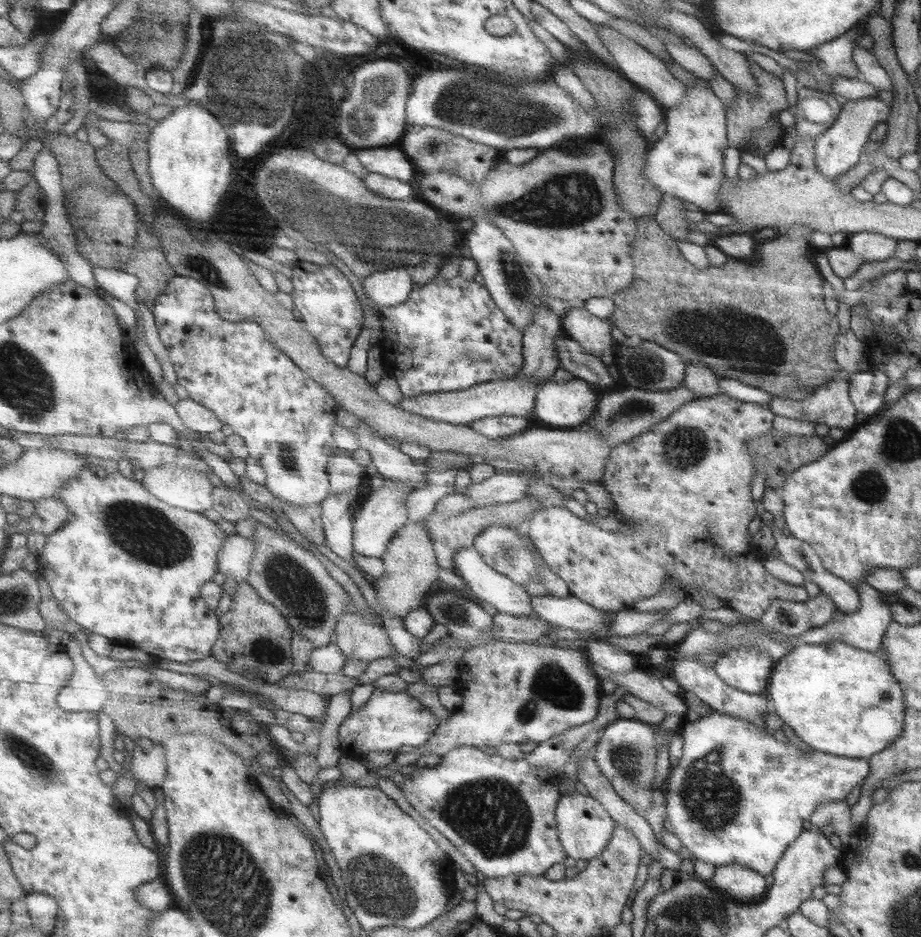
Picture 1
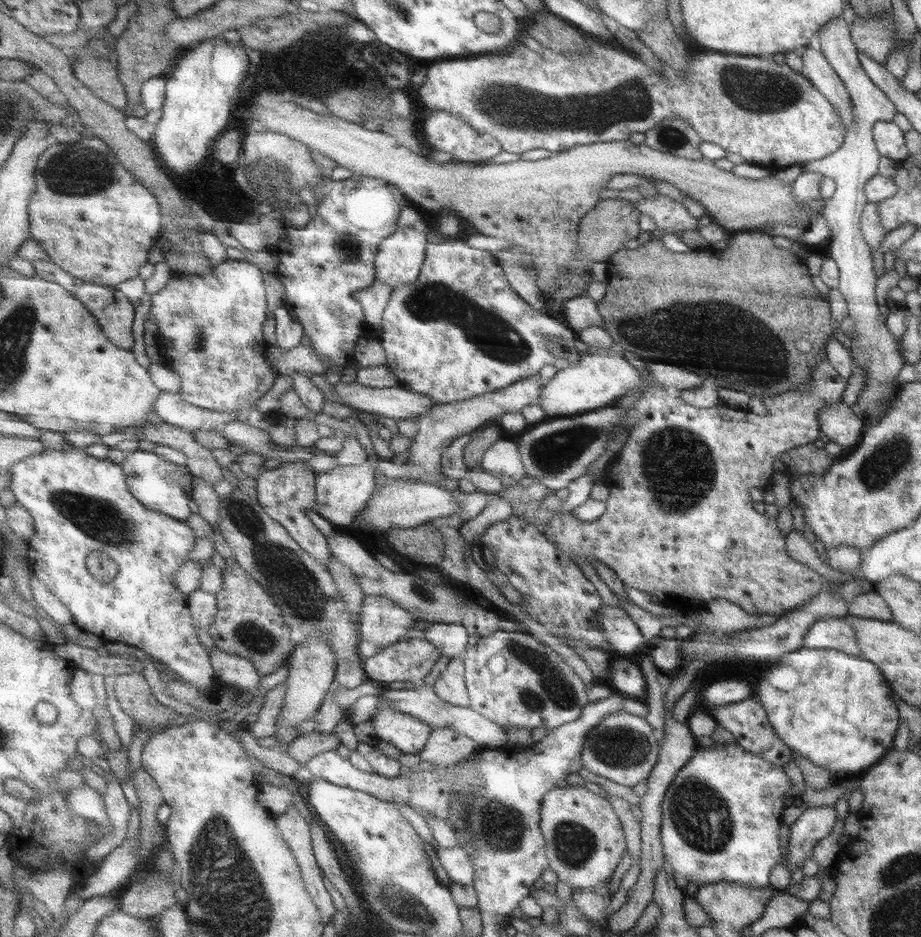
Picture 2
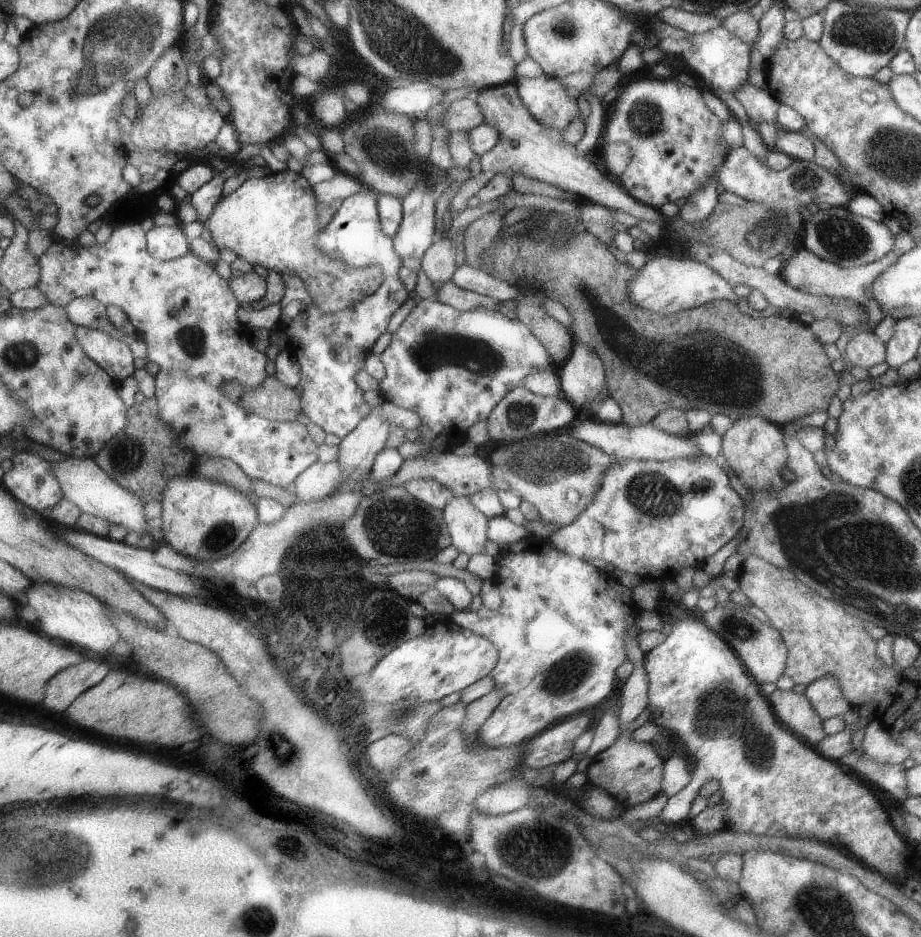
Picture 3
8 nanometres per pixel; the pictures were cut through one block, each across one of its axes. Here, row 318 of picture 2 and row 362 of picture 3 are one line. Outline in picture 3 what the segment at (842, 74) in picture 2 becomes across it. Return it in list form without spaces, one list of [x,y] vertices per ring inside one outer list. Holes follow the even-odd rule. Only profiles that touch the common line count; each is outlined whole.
[[[873,332],[854,334],[847,342],[845,354],[853,366],[868,370],[887,359],[886,343],[880,341]]]

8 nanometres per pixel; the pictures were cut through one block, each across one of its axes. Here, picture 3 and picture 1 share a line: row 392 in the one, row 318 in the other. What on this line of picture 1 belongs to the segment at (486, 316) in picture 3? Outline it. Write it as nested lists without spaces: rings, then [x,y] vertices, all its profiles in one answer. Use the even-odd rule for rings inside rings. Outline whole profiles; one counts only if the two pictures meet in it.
[[[459,274],[452,280],[436,278],[430,284],[417,286],[408,302],[381,309],[381,313],[385,328],[382,342],[397,359],[390,360],[390,368],[399,374],[406,397],[464,391],[484,382],[512,379],[524,370],[525,333],[497,304],[490,289],[474,278],[466,280]]]

